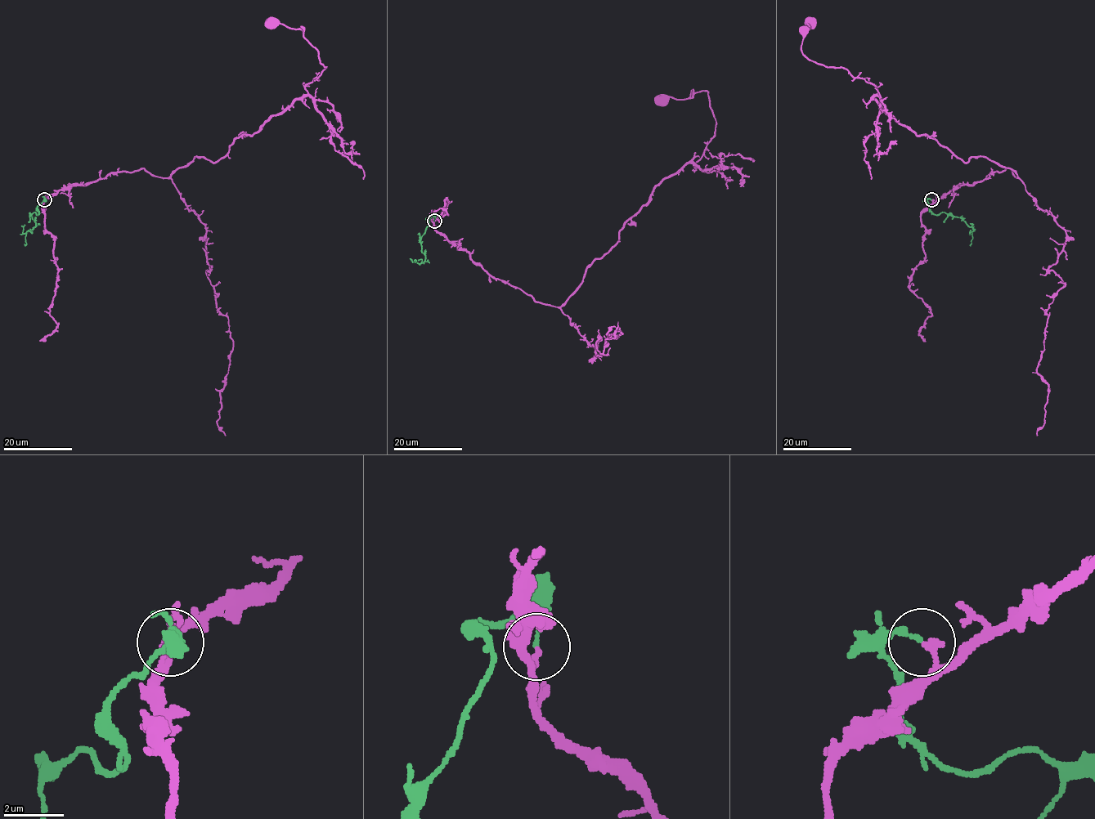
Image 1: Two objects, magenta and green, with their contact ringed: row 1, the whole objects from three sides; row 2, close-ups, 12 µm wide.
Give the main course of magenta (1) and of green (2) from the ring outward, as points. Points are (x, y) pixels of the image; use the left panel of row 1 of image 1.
1: (44, 199), (111, 173), (168, 177), (195, 157), (215, 163), (304, 96), (326, 68), (300, 29), (271, 23)
2: (44, 199), (38, 206), (38, 214), (33, 212), (31, 215), (35, 227), (26, 232), (24, 246)

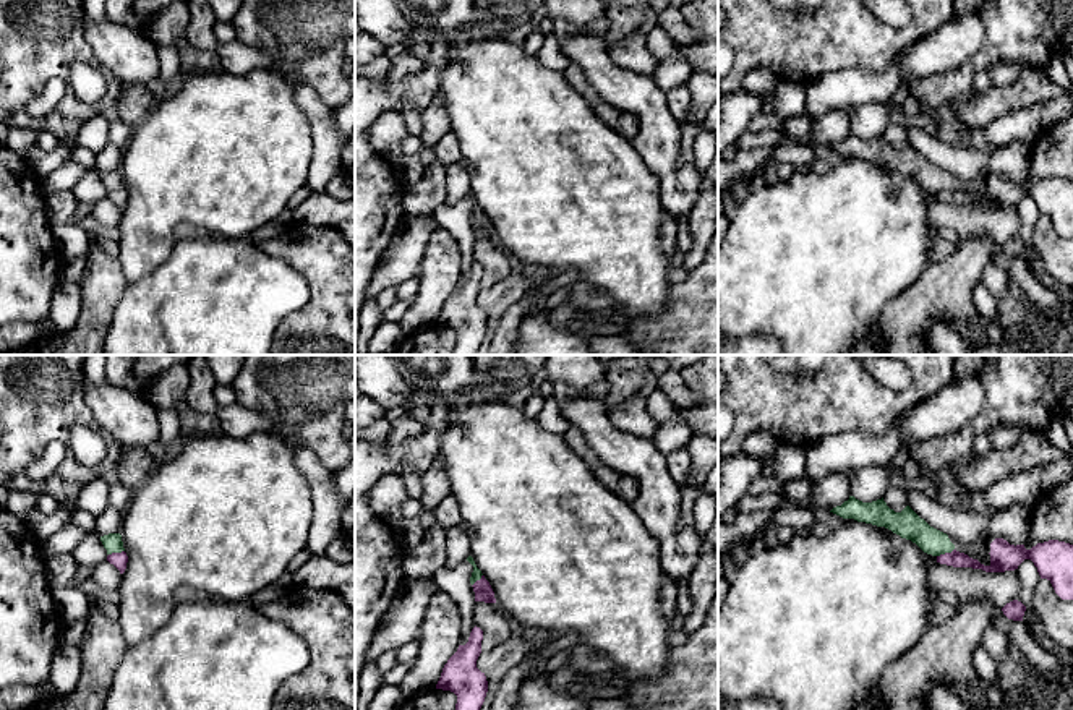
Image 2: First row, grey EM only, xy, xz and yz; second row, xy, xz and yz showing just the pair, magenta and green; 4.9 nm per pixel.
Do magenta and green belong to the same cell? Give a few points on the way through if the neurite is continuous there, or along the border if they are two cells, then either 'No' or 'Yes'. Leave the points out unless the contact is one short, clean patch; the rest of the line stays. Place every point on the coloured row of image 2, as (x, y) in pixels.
Boundary: yz (953, 548), (937, 556). No

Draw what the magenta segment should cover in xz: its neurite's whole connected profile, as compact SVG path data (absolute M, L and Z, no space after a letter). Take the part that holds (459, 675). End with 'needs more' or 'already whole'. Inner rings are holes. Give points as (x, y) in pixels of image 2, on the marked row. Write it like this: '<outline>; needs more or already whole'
M473 627L465 645L442 668L436 689L451 691L457 695L455 710L480 710L486 692L488 681L485 673L477 668L481 653L483 631Z; already whole

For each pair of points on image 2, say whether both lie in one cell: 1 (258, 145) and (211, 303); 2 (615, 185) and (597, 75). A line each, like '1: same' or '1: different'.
1: different
2: different

